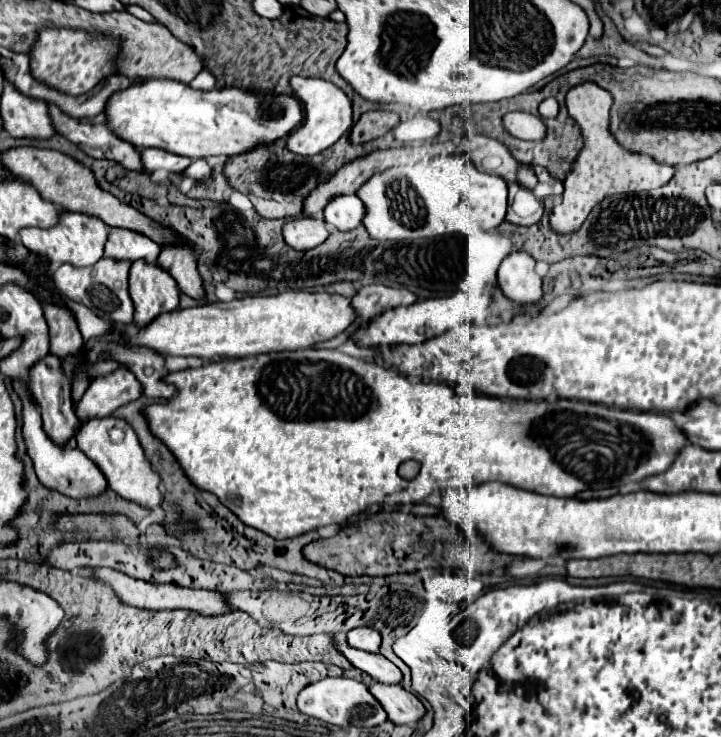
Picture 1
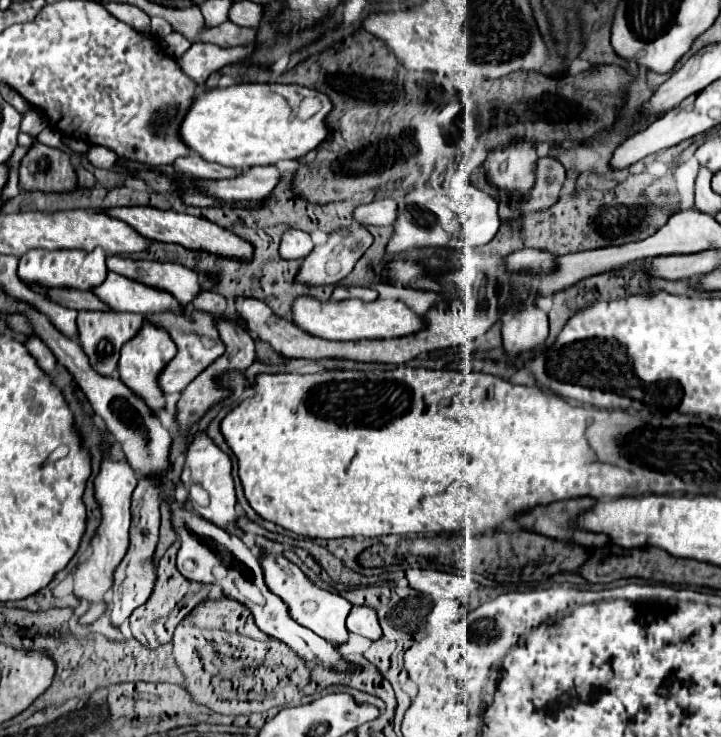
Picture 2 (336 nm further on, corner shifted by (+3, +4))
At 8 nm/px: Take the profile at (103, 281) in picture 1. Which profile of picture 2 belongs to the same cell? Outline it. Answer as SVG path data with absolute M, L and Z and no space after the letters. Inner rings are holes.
M79 312L77 316L77 328L79 328L79 344L83 352L87 354L93 370L97 374L111 376L117 370L119 362L119 350L129 338L135 338L137 332L143 326L143 316L141 314L131 314L131 312Z

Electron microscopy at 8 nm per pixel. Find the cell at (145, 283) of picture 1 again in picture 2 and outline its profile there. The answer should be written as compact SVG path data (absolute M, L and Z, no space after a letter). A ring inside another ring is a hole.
M143 324L141 332L129 340L123 348L121 348L121 360L119 360L119 380L133 390L141 400L145 400L145 404L149 406L149 410L153 414L159 414L161 410L165 410L165 396L157 386L157 378L161 374L161 370L175 358L177 354L177 346L173 344L173 340L169 338L169 334L161 328L155 328L151 324Z

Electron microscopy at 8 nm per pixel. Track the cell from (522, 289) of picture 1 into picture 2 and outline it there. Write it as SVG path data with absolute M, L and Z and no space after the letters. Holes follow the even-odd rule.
M529 306L503 322L503 348L509 356L523 354L547 340L547 314L537 306Z

